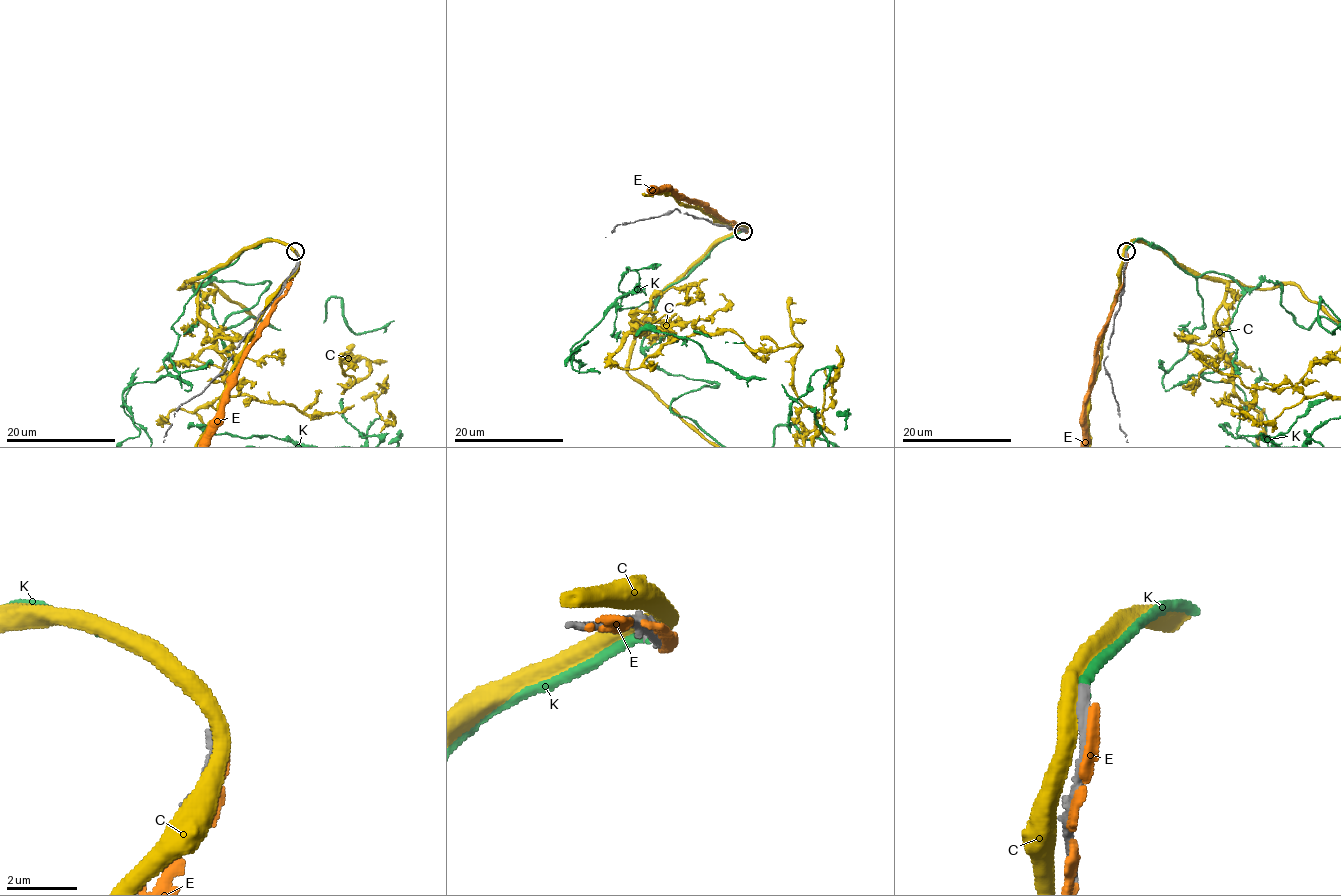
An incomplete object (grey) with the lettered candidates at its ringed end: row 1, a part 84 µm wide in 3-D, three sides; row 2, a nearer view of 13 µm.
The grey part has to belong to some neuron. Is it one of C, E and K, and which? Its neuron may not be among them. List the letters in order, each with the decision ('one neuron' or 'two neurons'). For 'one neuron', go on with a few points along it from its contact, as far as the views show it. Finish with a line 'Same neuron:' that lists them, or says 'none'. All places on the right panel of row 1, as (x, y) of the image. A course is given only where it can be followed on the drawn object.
C: two neurons
E: two neurons
K: one neuron
Same neuron: K

